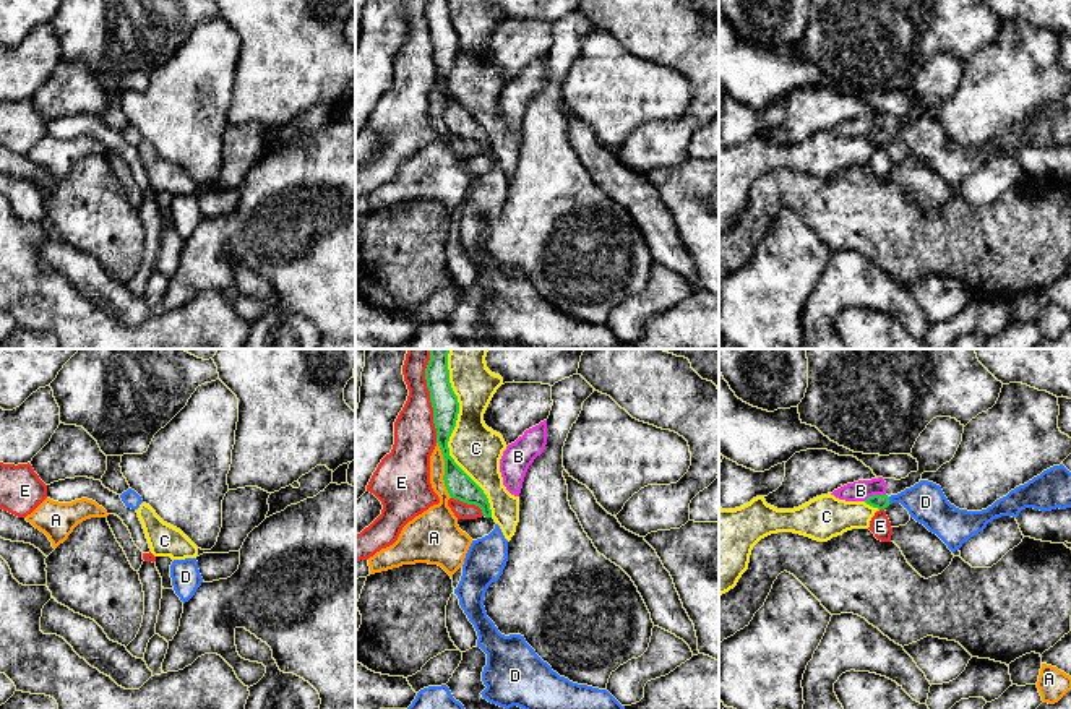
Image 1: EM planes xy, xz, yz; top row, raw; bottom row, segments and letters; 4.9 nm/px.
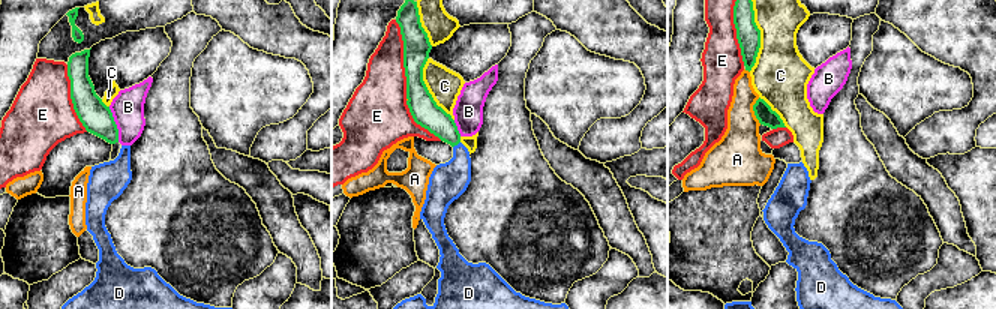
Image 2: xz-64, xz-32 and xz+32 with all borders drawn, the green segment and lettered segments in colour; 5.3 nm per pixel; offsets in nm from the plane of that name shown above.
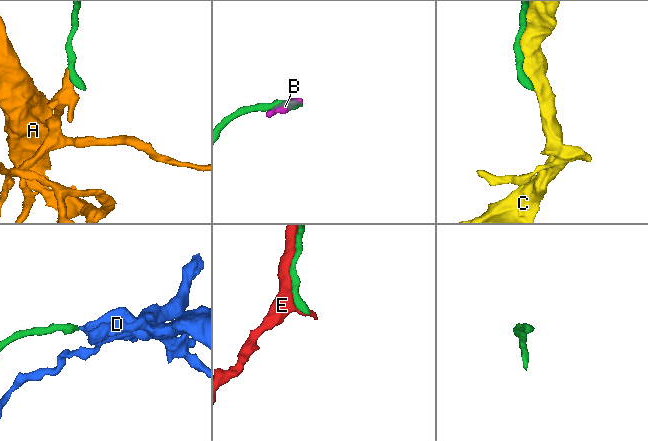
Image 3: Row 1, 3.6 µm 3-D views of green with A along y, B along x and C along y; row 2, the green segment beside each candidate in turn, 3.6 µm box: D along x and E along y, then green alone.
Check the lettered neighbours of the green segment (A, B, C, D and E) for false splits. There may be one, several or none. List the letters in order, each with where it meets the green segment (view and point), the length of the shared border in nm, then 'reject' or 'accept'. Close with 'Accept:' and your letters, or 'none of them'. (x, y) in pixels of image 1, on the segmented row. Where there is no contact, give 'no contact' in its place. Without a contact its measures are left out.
A: xz (445, 469) | 280 nm | reject
B: yz (873, 495) | 120 nm | reject
C: xz (451, 432) | 850 nm | reject
D: yz (888, 500) | 40 nm | accept
E: xz (430, 396) | 460 nm | reject
Accept: D

